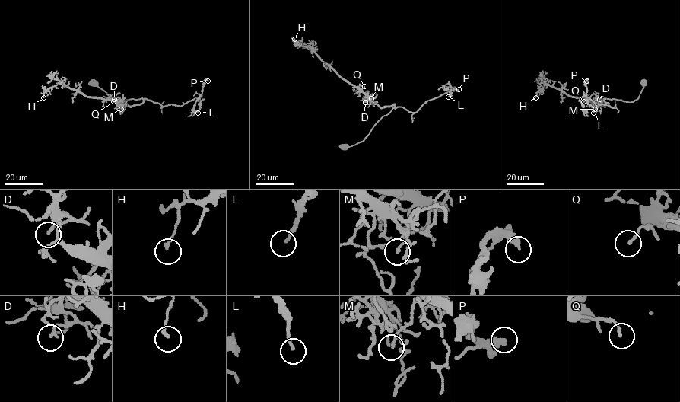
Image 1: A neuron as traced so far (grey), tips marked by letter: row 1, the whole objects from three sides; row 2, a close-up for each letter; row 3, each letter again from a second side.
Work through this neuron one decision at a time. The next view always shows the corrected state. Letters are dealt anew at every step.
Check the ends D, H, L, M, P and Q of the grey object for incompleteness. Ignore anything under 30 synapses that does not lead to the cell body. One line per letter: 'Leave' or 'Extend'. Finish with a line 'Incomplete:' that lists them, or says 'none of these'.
D: Leave
H: Leave
L: Leave
M: Leave
P: Leave
Q: Leave
Incomplete: none of these

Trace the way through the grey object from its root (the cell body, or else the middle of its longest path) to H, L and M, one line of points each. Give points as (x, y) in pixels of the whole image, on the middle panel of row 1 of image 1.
H: (345, 146), (361, 141), (393, 105), (379, 107), (342, 79), (312, 49), (299, 45), (294, 39)
L: (345, 146), (361, 141), (373, 126), (393, 107), (401, 106), (415, 112), (427, 100), (449, 90), (448, 97)
M: (345, 146), (361, 141), (393, 106), (380, 107), (371, 98)

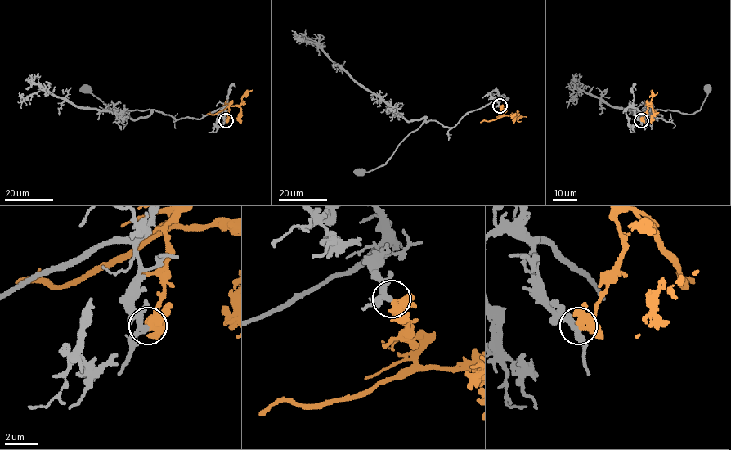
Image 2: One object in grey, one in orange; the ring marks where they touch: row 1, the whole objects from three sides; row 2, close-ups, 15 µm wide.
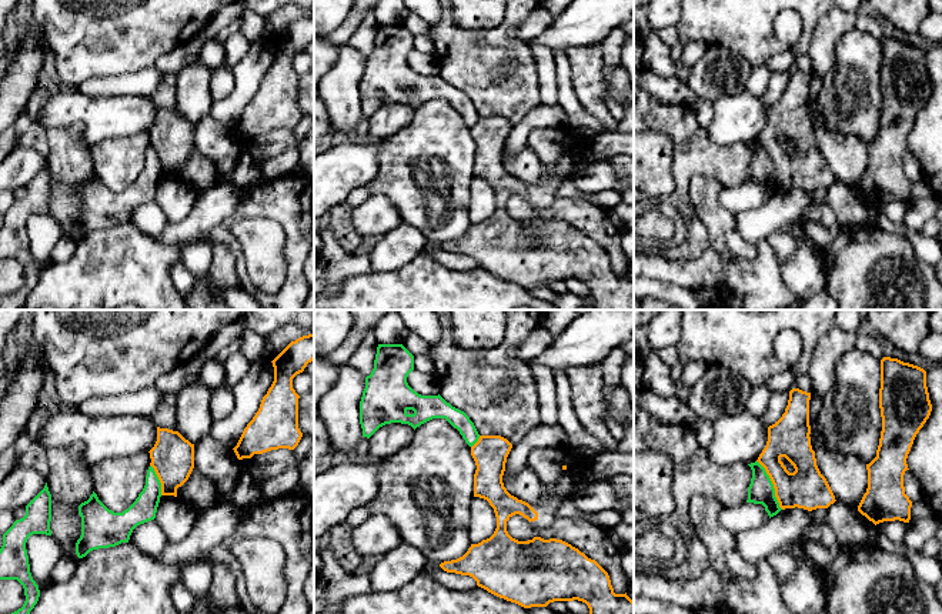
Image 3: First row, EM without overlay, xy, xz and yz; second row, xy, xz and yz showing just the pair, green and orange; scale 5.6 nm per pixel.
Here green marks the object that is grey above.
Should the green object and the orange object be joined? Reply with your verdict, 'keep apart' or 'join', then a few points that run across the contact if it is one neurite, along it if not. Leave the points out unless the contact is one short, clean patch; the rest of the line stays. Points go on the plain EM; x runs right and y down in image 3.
keep apart; line yz (757, 140), (768, 156), (774, 176), (782, 189)

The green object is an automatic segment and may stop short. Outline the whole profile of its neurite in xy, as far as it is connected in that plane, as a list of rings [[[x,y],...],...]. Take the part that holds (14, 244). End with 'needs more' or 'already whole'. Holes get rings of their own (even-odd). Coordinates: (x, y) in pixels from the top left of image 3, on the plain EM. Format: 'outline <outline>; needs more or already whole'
outline [[[44,168],[26,186],[26,196],[16,200],[3,214],[0,228],[0,260],[17,260],[26,281],[11,294],[0,296],[0,310],[23,310],[30,291],[39,281],[40,270],[30,253],[26,223],[33,214],[51,216],[51,174]]]; already whole

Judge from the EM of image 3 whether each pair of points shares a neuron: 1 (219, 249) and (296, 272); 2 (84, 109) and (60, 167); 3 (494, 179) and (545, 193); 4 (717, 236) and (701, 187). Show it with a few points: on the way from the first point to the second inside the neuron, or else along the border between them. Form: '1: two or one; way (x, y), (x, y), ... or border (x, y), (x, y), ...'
1: two; border (214, 242), (221, 242), (231, 254), (239, 283)
2: two; border (46, 129), (79, 126), (80, 137), (89, 147)
3: one; way (507, 186), (533, 190)
4: one; way (717, 224), (717, 219), (708, 210), (704, 199)

